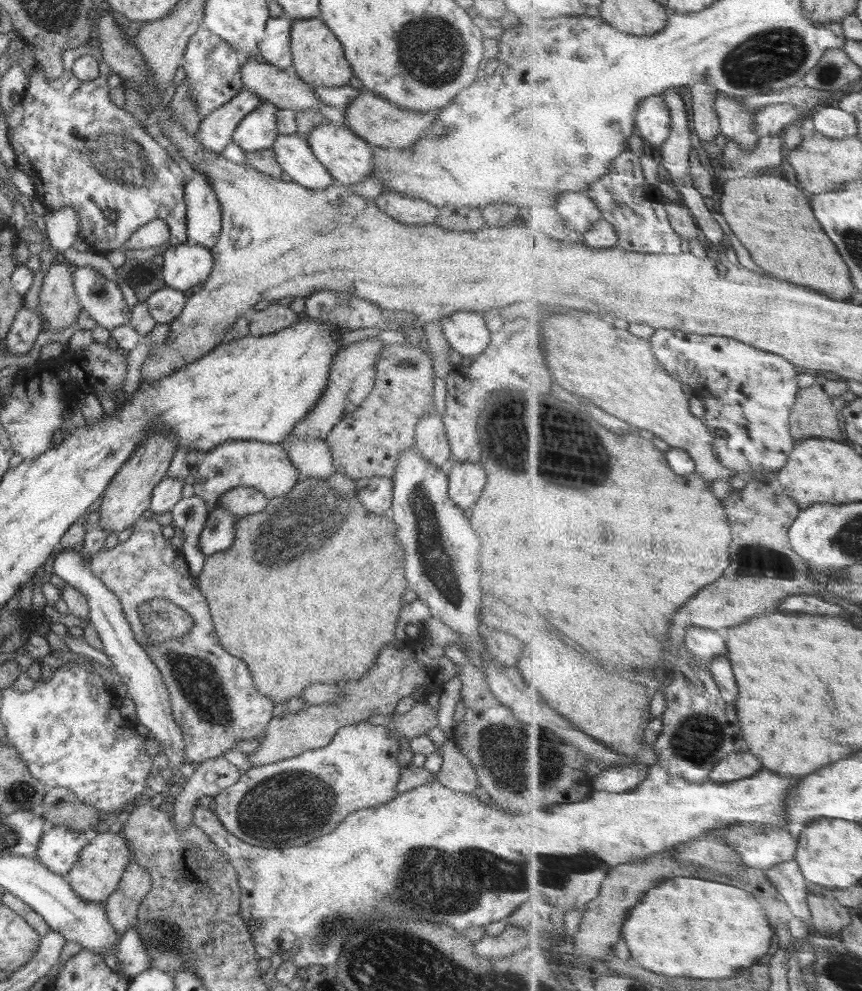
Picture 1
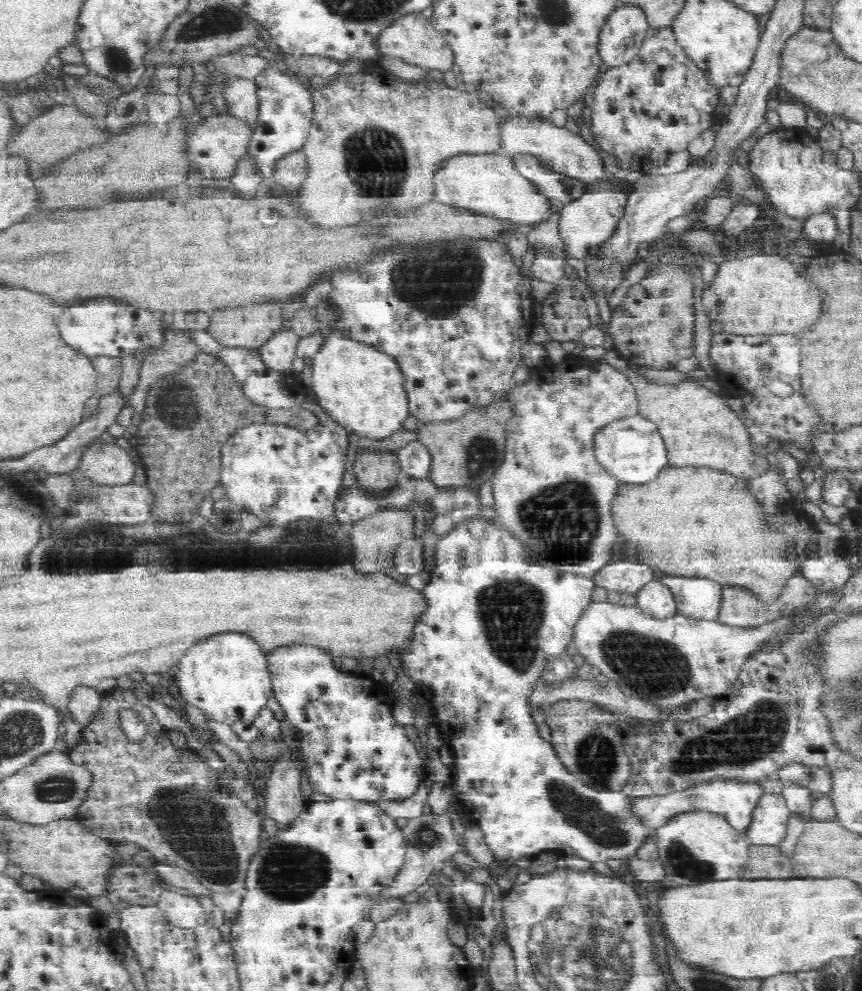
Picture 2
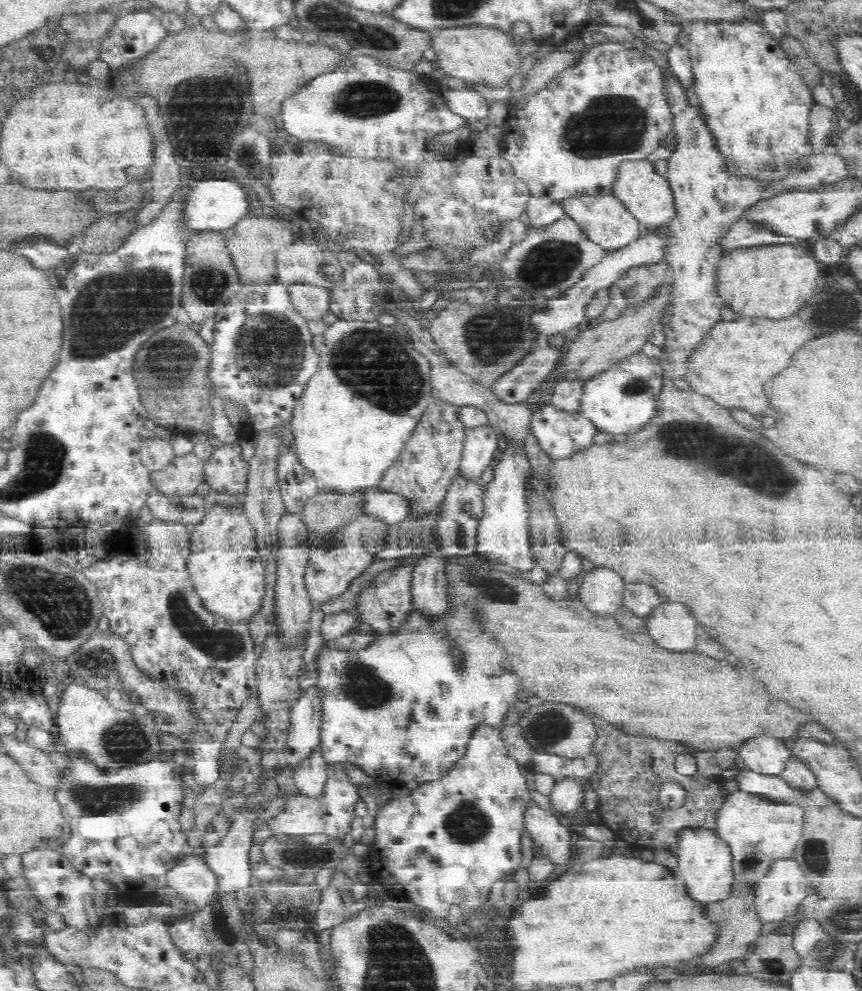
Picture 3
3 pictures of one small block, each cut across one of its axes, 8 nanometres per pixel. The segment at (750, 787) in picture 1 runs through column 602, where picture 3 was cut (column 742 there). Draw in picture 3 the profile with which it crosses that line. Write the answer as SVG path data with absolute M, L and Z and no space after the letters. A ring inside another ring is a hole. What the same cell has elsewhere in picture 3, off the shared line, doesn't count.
M740 790L726 797L726 802L722 805L717 816L716 833L730 849L731 868L733 869L734 882L738 883L738 887L752 891L757 882L767 876L772 868L772 863L777 860L793 858L796 845L803 835L804 819L805 809L798 805L774 802Z

